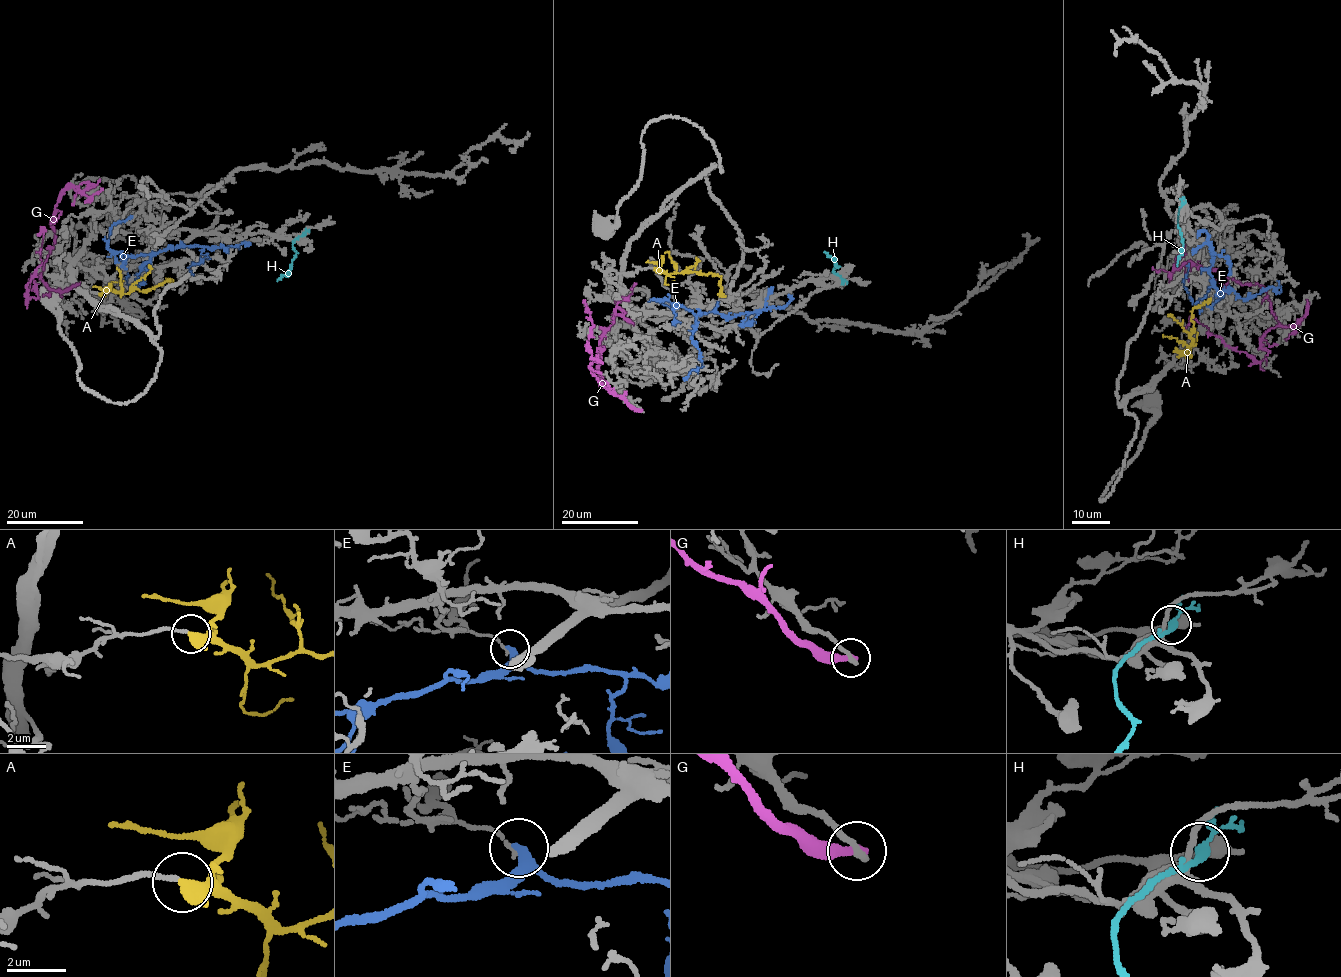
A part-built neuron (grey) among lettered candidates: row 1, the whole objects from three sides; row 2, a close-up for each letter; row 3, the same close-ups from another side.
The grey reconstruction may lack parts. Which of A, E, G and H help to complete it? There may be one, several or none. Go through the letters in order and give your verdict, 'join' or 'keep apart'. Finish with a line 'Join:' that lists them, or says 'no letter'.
A: keep apart
E: keep apart
G: keep apart
H: keep apart
Join: no letter

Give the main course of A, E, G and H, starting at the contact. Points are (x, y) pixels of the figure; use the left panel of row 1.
A: (99, 294), (112, 290), (146, 291), (173, 279)
E: (181, 241), (178, 246), (157, 250), (147, 260), (135, 281), (144, 284), (130, 286), (126, 281), (129, 276)
G: (79, 283), (57, 291), (42, 278), (54, 243), (52, 222), (70, 185), (89, 197), (102, 189)
H: (303, 233), (293, 243), (295, 256), (290, 272), (277, 281)

